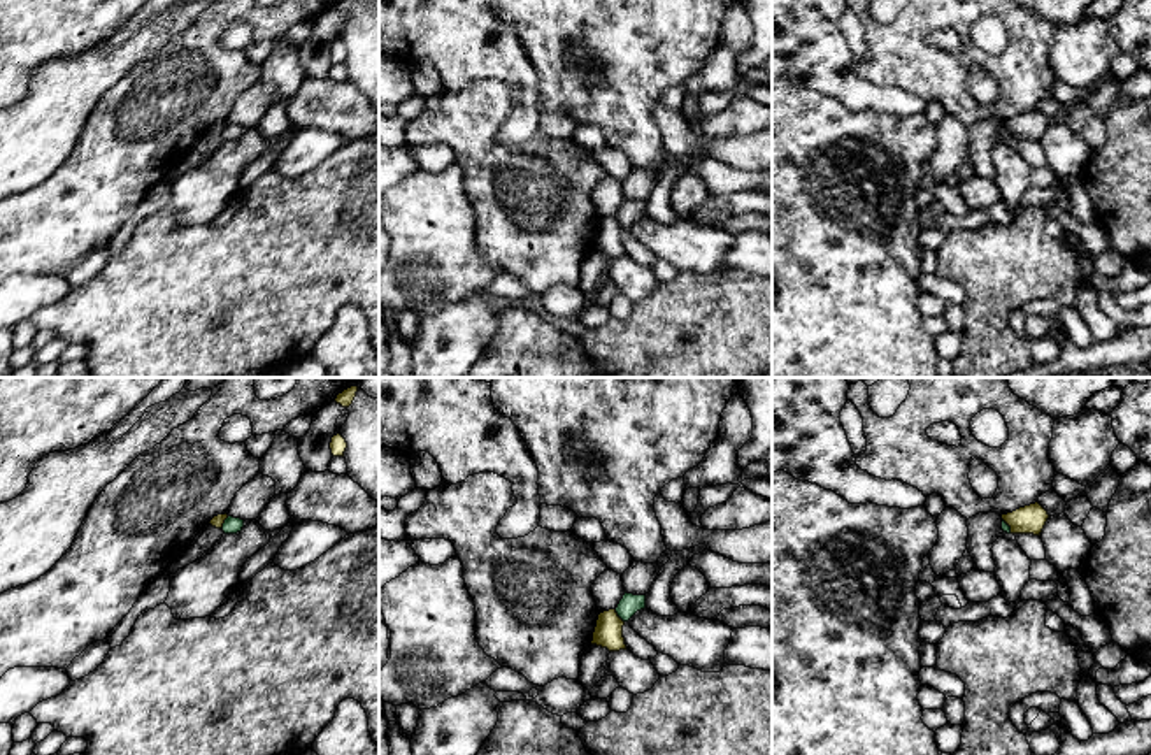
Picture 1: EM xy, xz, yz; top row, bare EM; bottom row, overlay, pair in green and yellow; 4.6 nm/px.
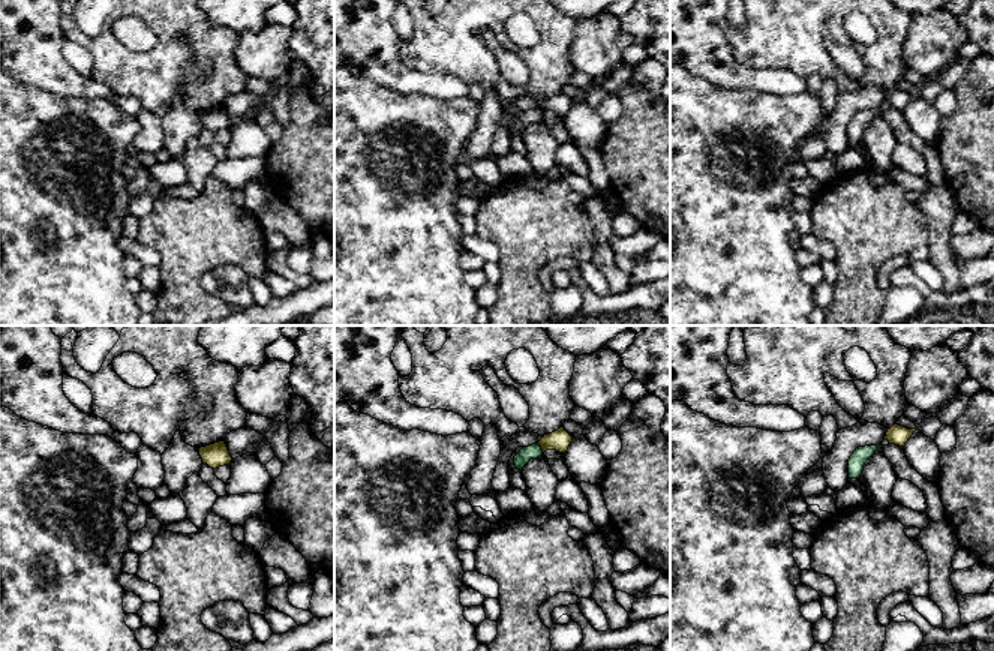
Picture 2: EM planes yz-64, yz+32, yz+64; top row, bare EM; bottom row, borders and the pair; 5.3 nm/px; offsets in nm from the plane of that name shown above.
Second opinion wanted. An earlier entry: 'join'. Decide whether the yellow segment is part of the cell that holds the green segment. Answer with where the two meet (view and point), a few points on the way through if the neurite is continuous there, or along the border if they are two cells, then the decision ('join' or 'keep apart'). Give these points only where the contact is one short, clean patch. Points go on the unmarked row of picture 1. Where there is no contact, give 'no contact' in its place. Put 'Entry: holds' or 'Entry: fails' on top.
Entry: fails
contact xz (618, 222); border xz (614, 216), (623, 229); keep apart

